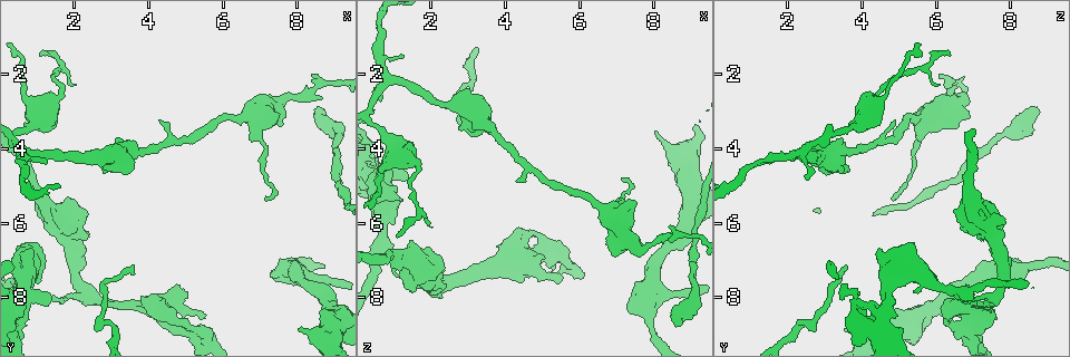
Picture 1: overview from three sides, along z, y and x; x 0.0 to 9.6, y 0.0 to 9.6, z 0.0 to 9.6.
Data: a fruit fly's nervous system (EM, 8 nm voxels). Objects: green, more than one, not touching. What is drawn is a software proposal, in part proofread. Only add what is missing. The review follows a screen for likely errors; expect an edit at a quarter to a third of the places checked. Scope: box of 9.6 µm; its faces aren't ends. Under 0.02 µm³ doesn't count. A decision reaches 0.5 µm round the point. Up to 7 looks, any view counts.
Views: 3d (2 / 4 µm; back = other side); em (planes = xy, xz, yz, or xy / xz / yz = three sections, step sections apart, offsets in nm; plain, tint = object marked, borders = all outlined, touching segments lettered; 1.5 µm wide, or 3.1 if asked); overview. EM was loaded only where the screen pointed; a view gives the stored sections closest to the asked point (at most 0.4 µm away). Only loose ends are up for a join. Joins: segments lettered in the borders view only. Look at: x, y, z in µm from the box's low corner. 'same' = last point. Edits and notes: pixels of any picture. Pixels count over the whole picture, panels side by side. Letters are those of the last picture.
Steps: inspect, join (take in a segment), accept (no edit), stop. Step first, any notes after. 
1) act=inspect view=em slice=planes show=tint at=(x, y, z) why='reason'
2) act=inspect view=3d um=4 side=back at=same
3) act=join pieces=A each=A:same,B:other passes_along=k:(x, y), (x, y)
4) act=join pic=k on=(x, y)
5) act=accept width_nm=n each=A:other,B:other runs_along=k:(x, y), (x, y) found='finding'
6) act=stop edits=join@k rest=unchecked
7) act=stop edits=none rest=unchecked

act=inspect view=em slice=xz step=4 show=borders at=(0.70, 8.25, 3.95) why='branch stops here'

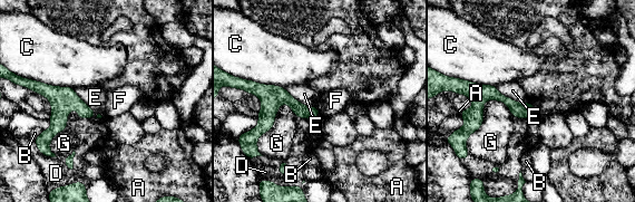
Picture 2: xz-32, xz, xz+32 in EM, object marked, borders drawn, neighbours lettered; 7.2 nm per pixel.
act=inspect view=em slice=planes show=borders at=same why='cut it another way'

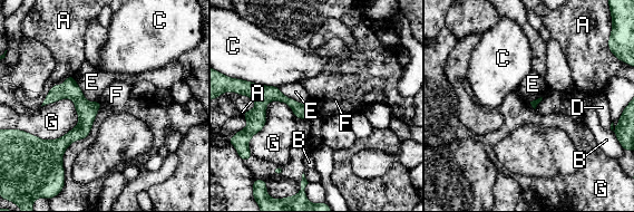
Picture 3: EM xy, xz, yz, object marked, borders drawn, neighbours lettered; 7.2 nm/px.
act=accept each=A:other,B:other,C:other,D:other,E:other,F:other,G:other runs_along=3:(70, 78), (84, 124), (59, 155) found='no lettered segment goes on from it'

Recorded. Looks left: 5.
act=inspect view=em um=3.1 slice=xz step=16 show=tint at=(2.00, 2.30, 6.05) why='tapers out'

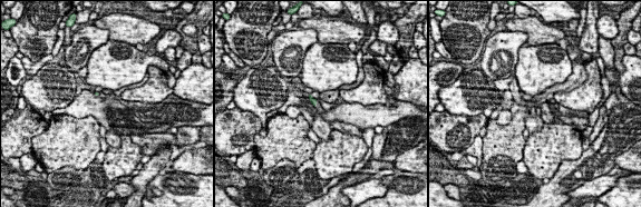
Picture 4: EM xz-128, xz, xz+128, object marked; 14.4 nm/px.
act=inspect view=em um=3.1 slice=xz step=16 show=borders at=same why='what lies round it'

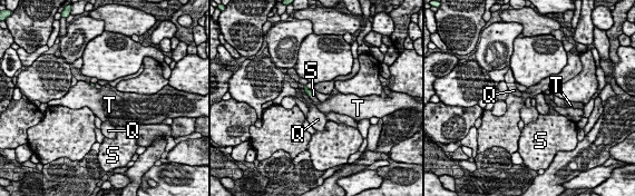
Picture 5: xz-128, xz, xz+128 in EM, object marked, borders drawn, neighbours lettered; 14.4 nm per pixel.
act=accept width_nm=90 each=Q:other,S:other,T:other found='none of them fits'

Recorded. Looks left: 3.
act=inspect view=3d um=2 at=(7.05, 3.20, 6.90) why='branch stops here'

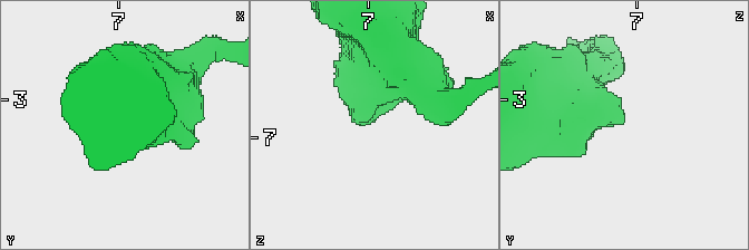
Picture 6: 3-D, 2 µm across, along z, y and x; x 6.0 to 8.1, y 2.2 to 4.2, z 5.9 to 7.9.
act=inspect view=em slice=xz step=4 show=tint at=(7.02, 3.20, 6.88)

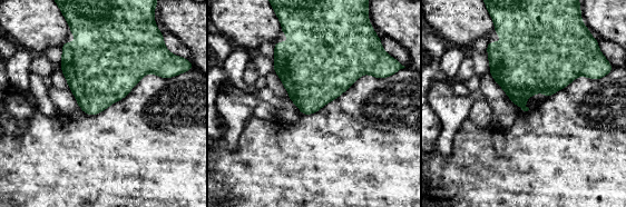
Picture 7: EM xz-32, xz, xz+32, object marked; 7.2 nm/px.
act=inspect view=em slice=planes show=borders at=same why='cut it another way'

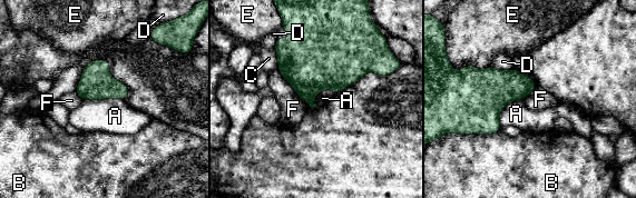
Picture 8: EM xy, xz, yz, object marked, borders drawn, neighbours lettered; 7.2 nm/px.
act=accept each=A:other,B:other,C:other,D:other,E:other,F:other border=8:(333, 90), (305, 102) found='no lettered segment goes on from it'

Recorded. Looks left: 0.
act=stop edits=none rest=unchecked

